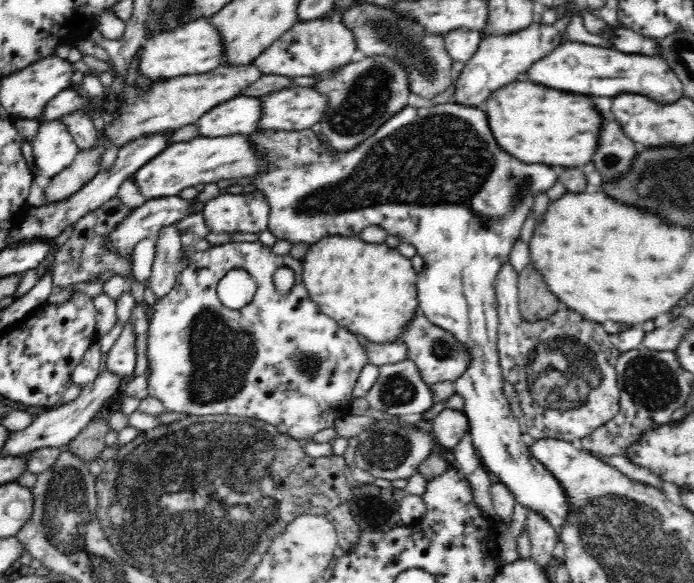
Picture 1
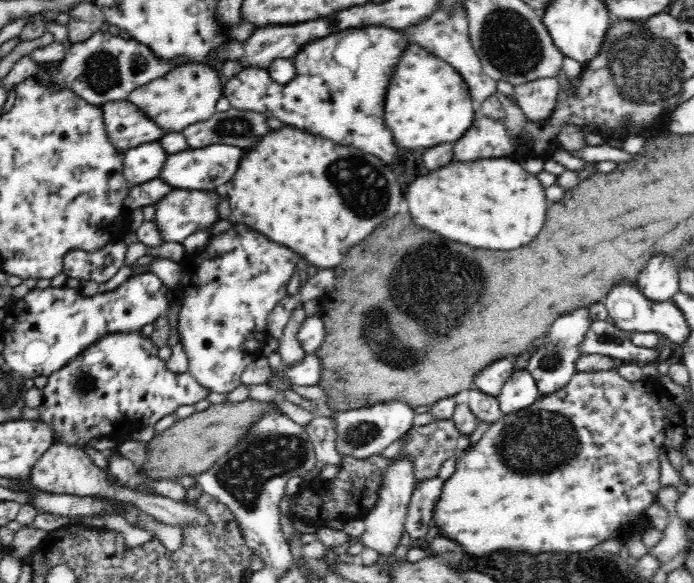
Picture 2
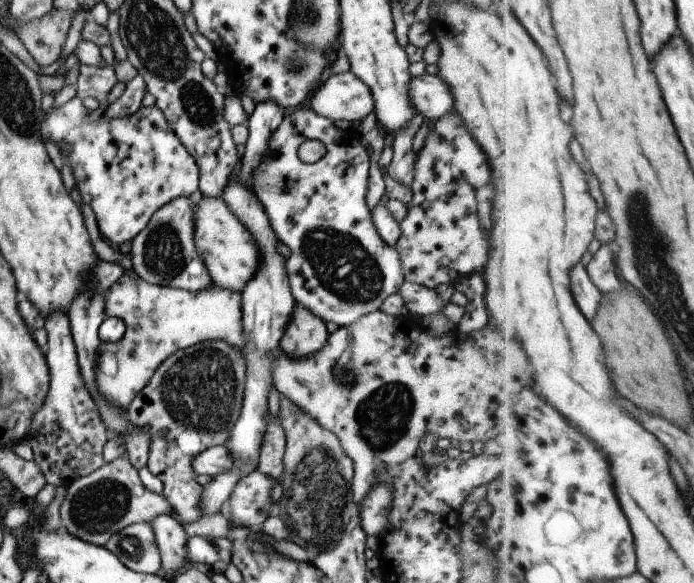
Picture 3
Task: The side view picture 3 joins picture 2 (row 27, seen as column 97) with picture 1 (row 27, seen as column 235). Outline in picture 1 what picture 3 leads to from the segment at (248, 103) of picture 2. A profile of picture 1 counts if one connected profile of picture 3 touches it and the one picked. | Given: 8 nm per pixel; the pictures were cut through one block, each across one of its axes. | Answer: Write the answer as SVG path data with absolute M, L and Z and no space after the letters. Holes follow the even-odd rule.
M298 20L290 30L277 38L262 54L254 60L254 64L262 74L295 76L316 76L326 73L335 66L344 66L351 62L356 52L356 37L344 23L331 20Z

